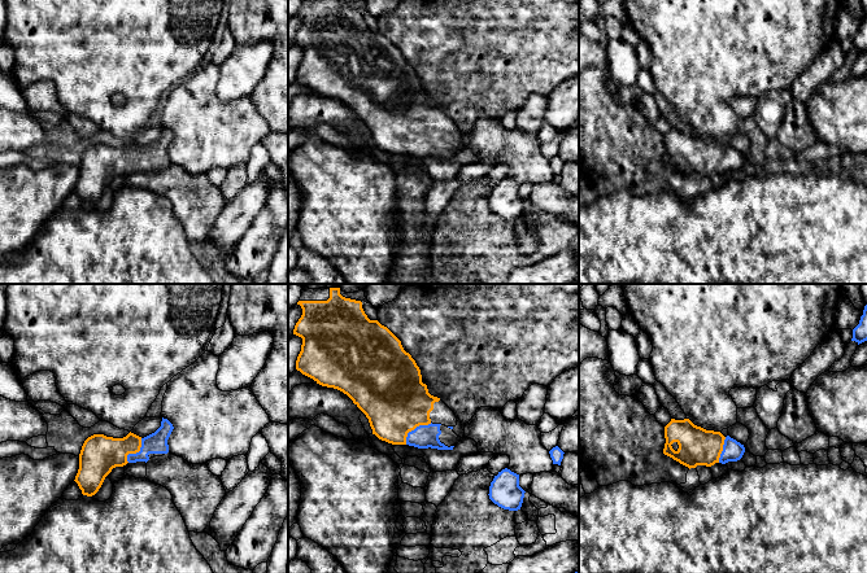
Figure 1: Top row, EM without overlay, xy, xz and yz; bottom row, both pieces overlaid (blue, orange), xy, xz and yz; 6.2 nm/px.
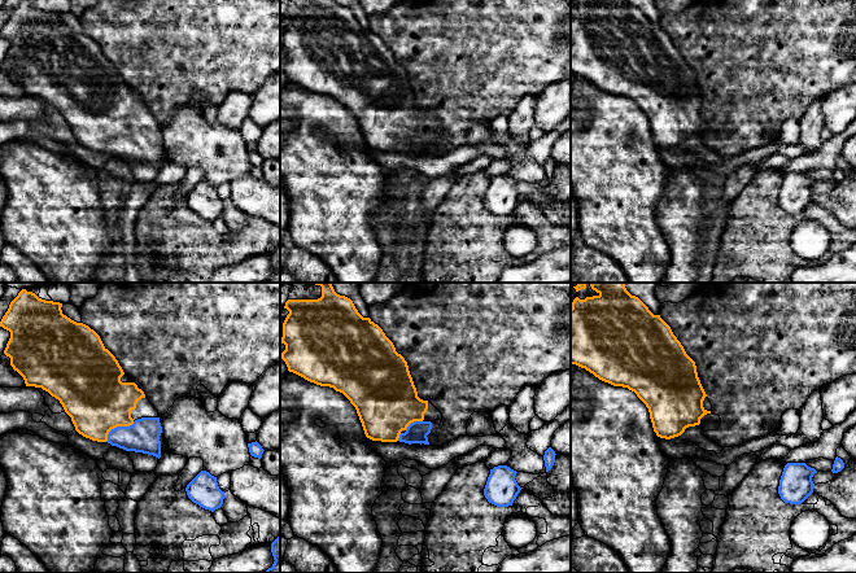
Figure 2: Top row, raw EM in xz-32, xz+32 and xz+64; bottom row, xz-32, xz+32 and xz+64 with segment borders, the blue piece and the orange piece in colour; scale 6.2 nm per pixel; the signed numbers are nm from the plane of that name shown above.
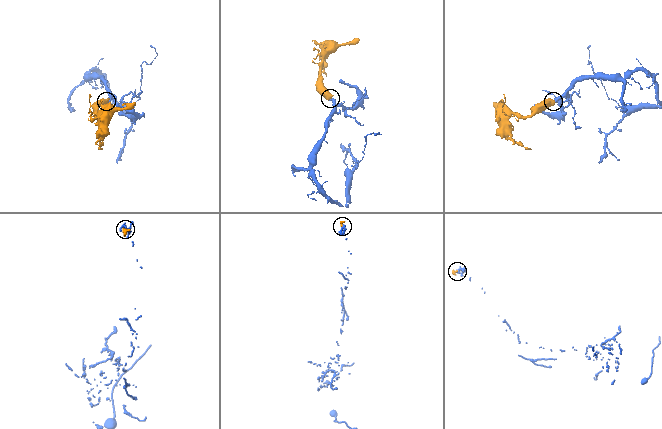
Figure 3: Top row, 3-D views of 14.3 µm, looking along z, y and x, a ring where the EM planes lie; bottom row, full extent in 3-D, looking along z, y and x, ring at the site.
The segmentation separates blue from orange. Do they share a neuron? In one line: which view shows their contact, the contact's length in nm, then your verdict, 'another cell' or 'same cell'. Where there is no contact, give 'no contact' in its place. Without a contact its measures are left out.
xz | 220 nm | same cell

